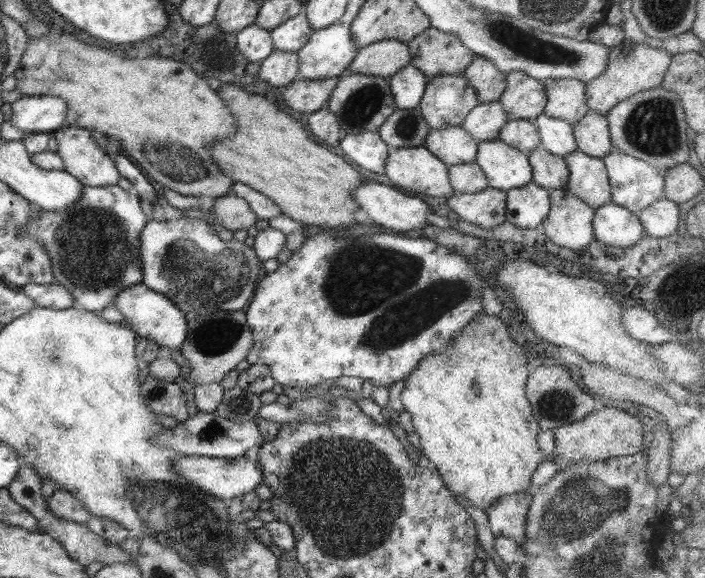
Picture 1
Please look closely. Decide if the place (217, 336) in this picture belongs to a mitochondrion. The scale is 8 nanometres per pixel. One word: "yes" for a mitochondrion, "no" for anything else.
yes

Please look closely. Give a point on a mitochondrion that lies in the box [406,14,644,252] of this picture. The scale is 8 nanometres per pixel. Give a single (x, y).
(530, 46)

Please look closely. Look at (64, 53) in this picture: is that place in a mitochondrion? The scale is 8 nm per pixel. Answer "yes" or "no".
no

